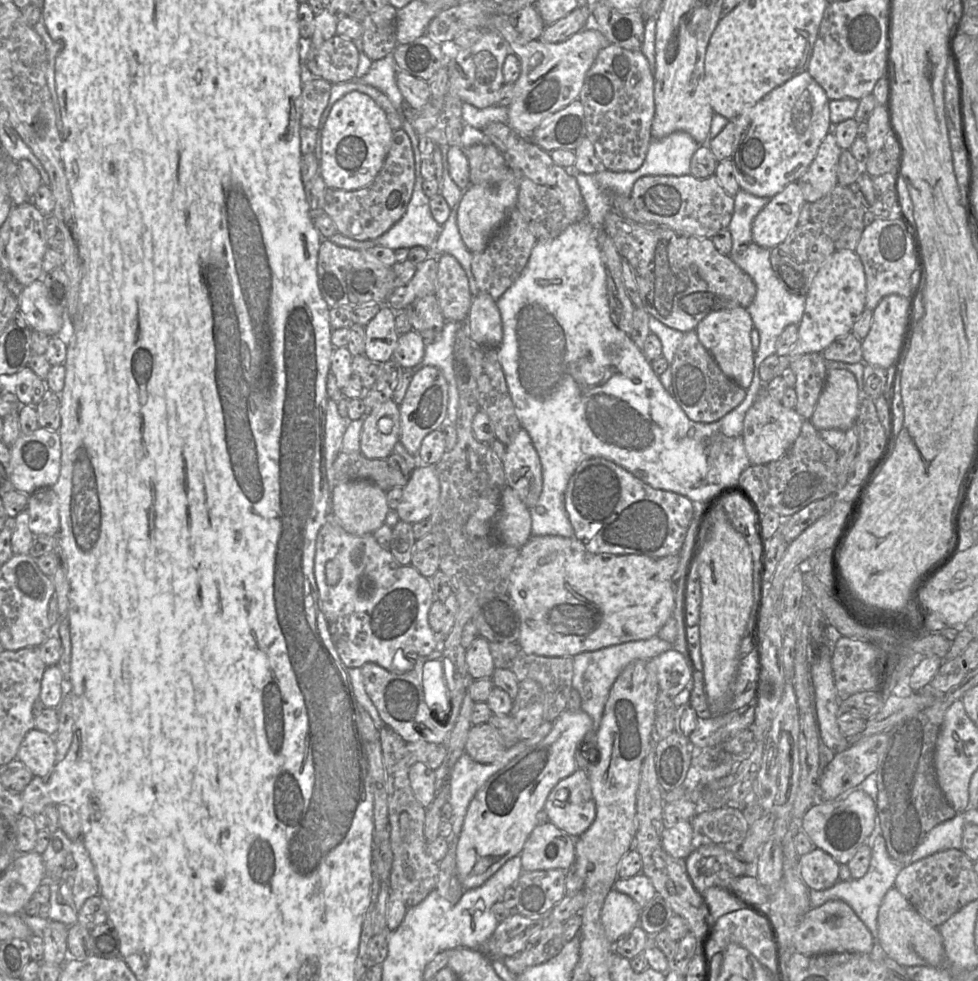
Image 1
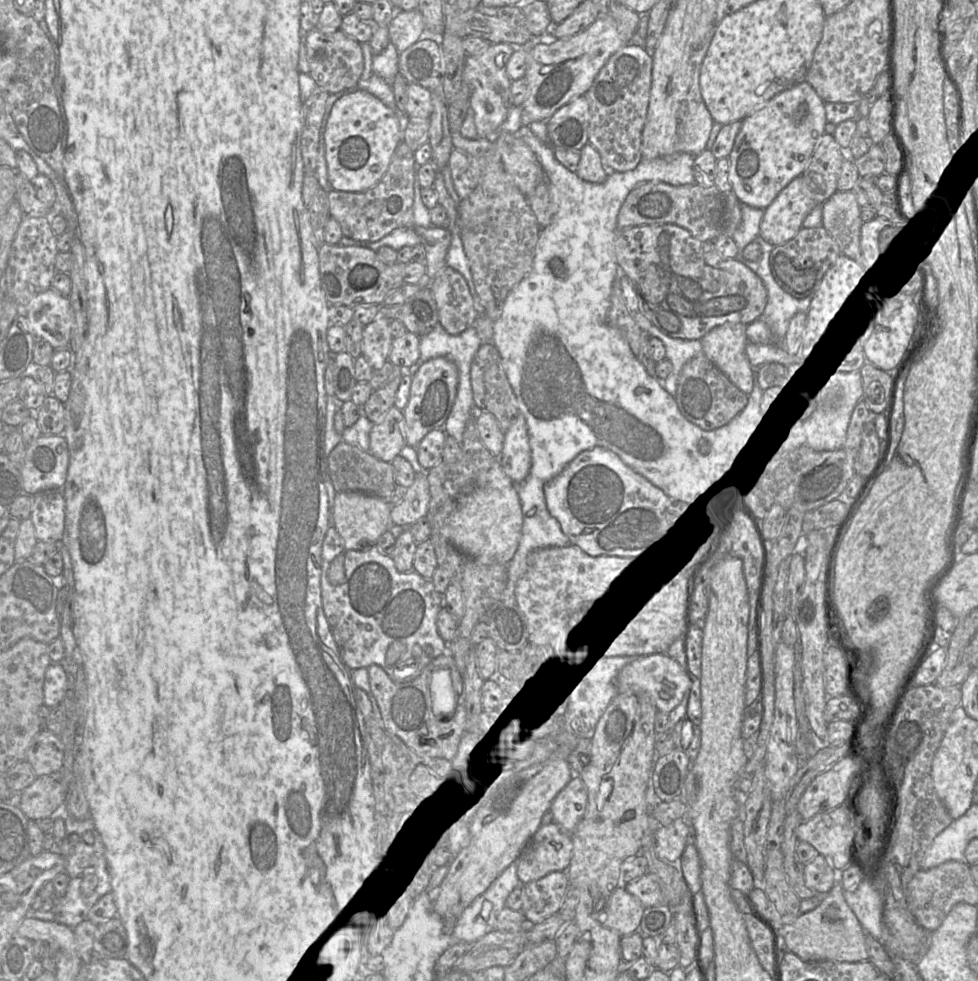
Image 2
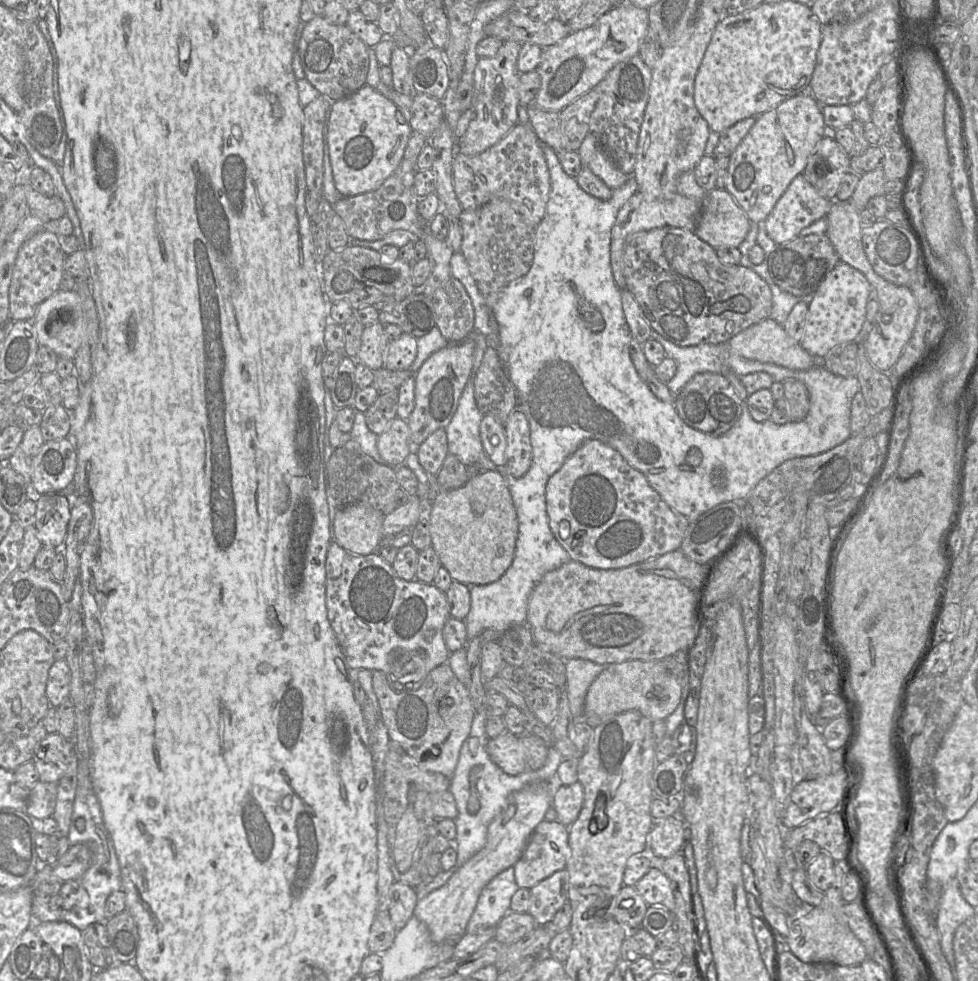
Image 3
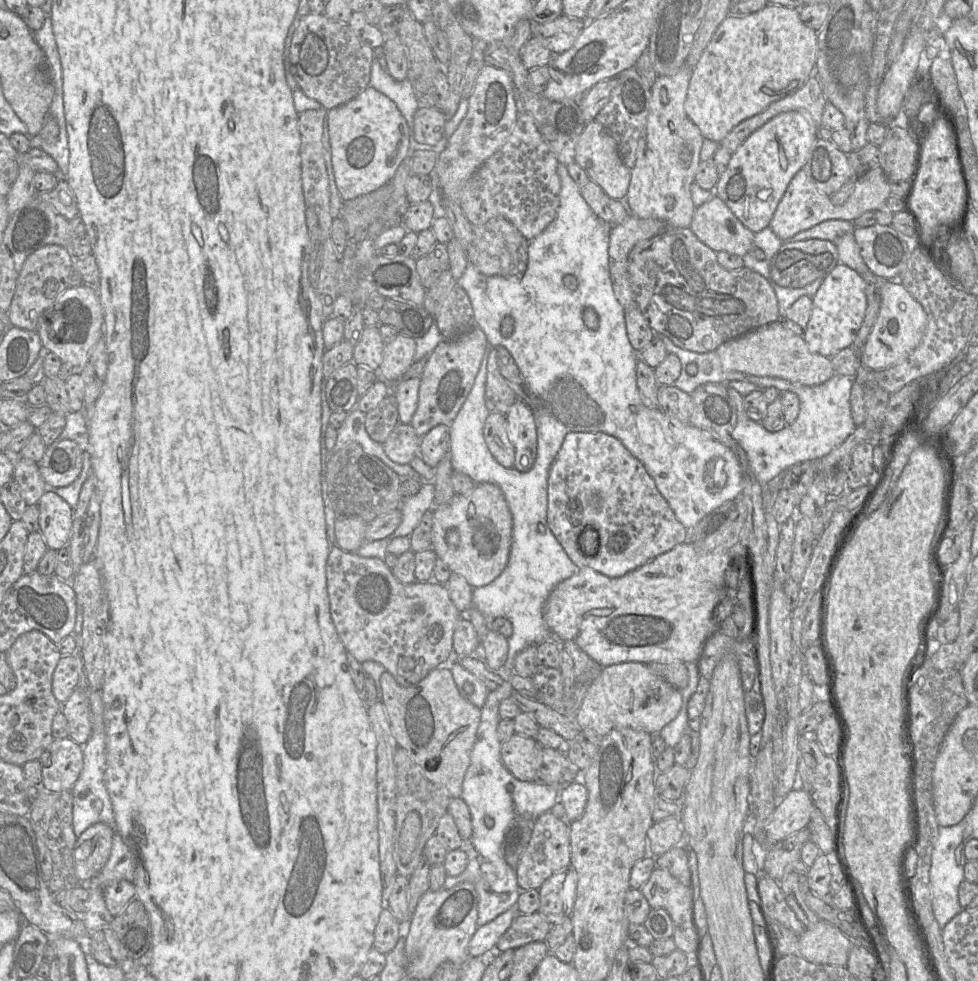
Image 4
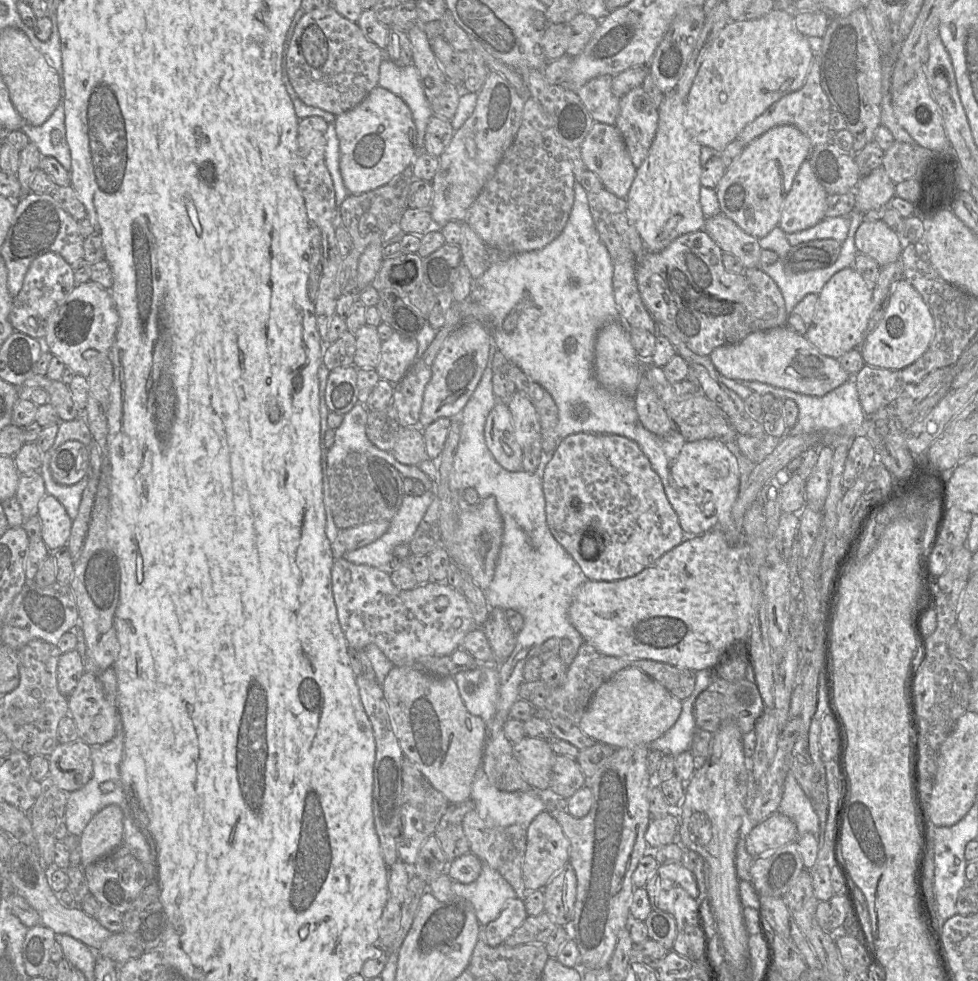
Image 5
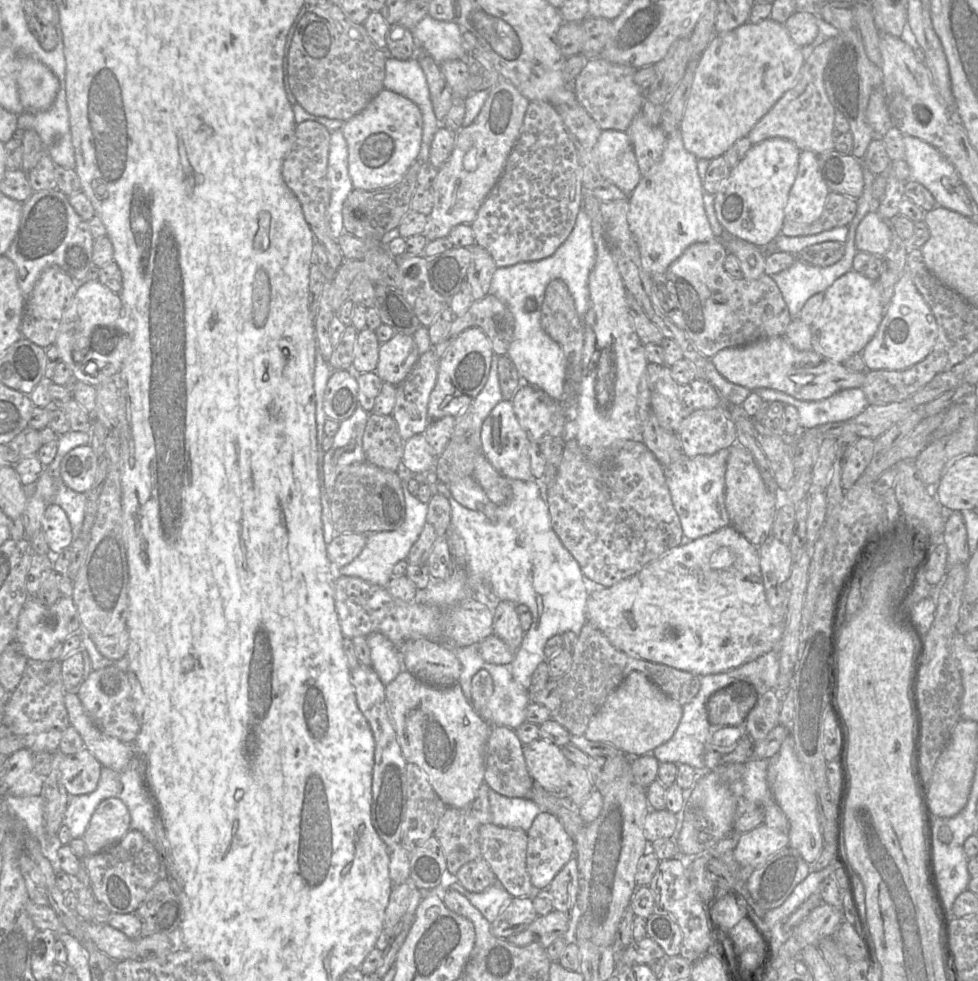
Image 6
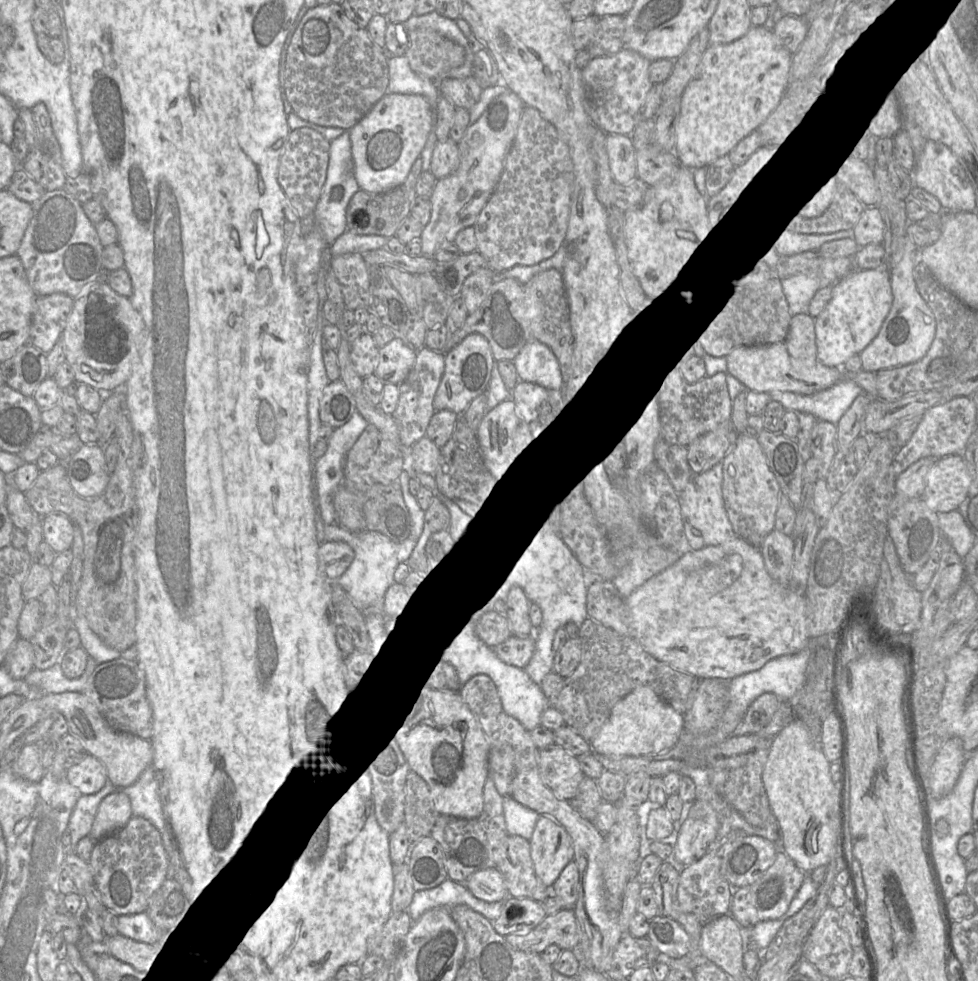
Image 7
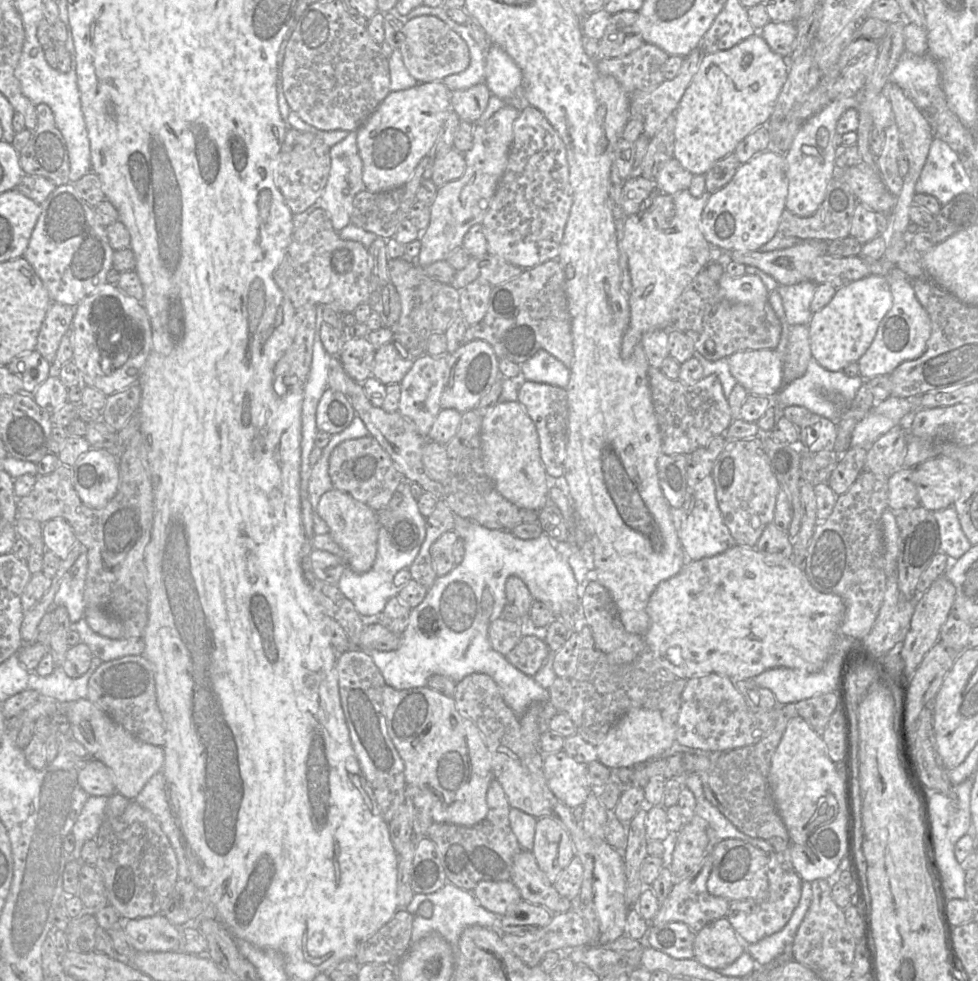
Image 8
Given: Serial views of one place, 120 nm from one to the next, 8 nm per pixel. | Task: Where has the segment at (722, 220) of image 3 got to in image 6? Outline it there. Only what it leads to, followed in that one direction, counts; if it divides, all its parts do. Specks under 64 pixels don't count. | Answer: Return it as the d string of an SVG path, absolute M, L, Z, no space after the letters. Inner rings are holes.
M730 238L724 243L728 253L737 257L743 278L754 280L764 274L766 255L758 246L739 238Z

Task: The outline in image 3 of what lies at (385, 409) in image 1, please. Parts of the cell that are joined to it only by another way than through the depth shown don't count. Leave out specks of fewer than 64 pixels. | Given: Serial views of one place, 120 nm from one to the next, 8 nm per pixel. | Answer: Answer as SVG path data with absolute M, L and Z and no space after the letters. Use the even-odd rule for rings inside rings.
M395 417L389 428L377 436L377 449L388 466L398 467L404 464L409 450L410 429L407 420Z

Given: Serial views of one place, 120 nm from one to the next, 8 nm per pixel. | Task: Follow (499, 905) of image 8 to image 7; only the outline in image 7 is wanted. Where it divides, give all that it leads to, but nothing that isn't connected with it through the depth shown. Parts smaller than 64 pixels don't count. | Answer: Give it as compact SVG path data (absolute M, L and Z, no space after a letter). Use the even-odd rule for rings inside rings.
M496 868L473 873L467 878L464 885L472 895L485 902L501 902L508 897L505 879Z

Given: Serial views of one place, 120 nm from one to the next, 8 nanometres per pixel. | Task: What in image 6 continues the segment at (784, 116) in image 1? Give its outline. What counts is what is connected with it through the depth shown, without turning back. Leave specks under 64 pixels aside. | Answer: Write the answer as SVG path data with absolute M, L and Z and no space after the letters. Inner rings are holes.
M770 138L752 145L742 160L731 169L714 199L717 219L731 238L739 238L756 246L764 246L781 233L785 221L784 208L798 173L800 152L790 140Z

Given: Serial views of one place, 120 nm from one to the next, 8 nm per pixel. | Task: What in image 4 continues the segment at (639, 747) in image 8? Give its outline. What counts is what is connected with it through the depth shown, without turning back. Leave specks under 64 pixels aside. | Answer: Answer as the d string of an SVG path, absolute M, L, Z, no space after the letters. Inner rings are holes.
M623 662L603 667L589 686L575 722L580 730L592 730L601 737L620 728L658 734L678 715L682 706L681 692L643 663Z

